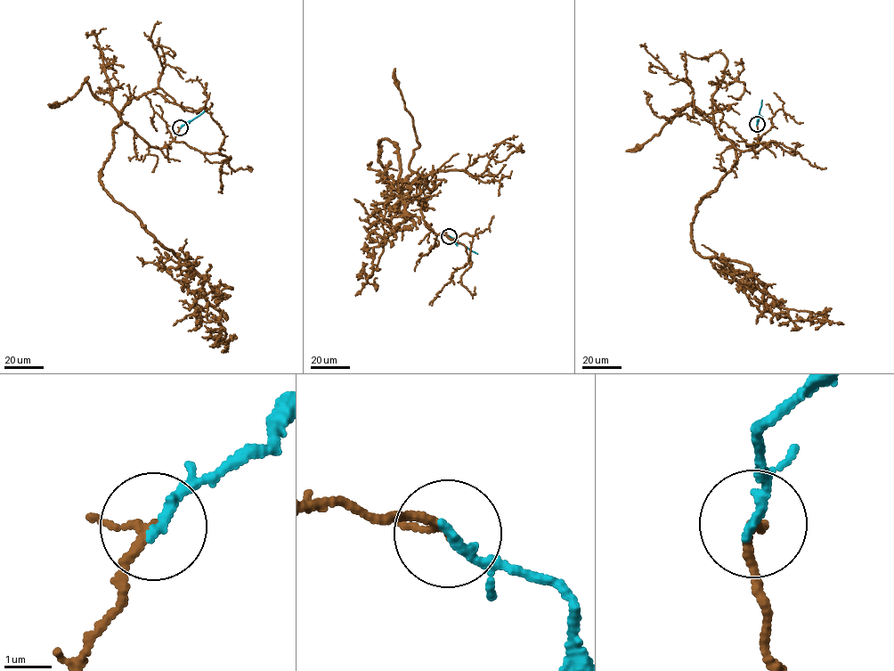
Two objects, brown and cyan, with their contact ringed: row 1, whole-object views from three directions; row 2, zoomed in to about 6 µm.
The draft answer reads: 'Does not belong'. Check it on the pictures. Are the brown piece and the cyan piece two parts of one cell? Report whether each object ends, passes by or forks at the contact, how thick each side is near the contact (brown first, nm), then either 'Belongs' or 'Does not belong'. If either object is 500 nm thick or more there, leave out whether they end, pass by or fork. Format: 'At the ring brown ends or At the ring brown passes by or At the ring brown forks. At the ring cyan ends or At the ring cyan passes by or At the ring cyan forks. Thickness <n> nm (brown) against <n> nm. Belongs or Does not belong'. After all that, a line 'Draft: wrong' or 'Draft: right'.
At the ring brown passes by. At the ring cyan ends. Thickness 130 nm (brown) against 200 nm. Belongs
Draft: wrong

